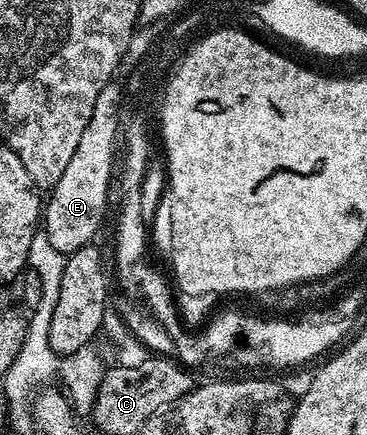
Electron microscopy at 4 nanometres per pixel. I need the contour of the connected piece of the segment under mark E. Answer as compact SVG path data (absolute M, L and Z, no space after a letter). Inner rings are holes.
M112 84L101 88L97 96L97 104L93 104L93 116L89 116L89 124L85 124L85 132L81 135L81 144L77 144L77 152L73 152L73 160L65 168L61 180L49 191L48 200L45 202L45 209L41 214L41 226L57 252L68 255L77 252L83 246L90 246L96 241L95 233L103 222L103 213L107 210L107 198L111 190L111 163L115 158L117 149L117 120L119 104L124 98L125 90Z

